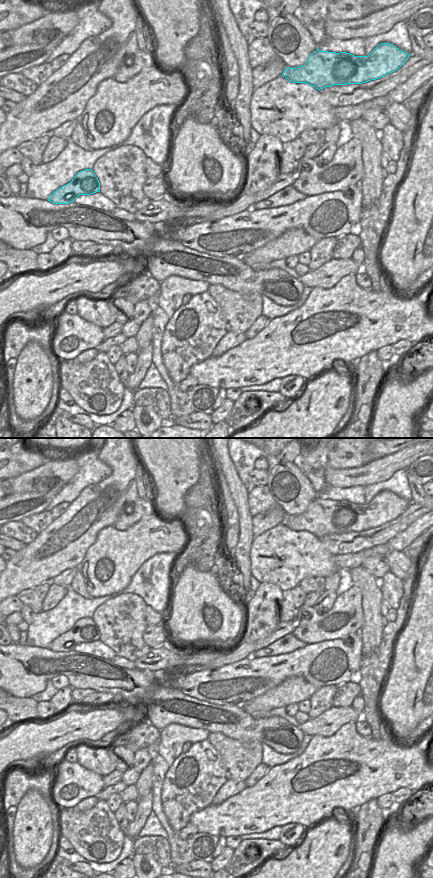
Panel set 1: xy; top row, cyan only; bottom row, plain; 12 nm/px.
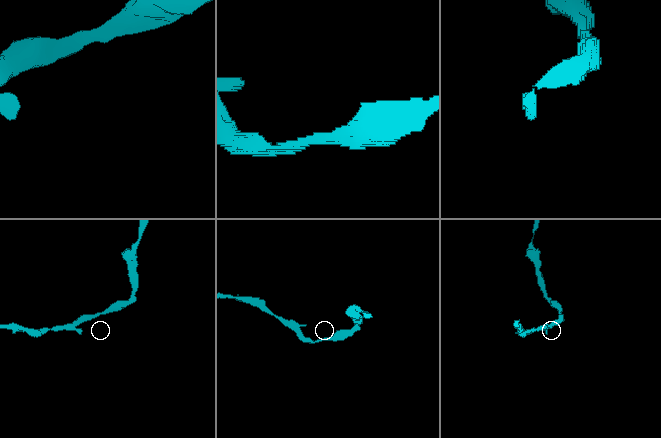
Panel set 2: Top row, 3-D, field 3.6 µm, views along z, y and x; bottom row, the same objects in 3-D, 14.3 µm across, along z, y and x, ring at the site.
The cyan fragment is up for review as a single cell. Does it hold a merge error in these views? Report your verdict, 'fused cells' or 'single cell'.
single cell

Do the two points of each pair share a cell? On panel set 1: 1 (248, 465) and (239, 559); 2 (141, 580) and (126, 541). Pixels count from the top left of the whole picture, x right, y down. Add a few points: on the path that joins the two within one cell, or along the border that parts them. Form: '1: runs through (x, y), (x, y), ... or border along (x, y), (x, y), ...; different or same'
1: border along (235, 467), (239, 479), (248, 492); different
2: border along (155, 555), (142, 564), (123, 589); different

